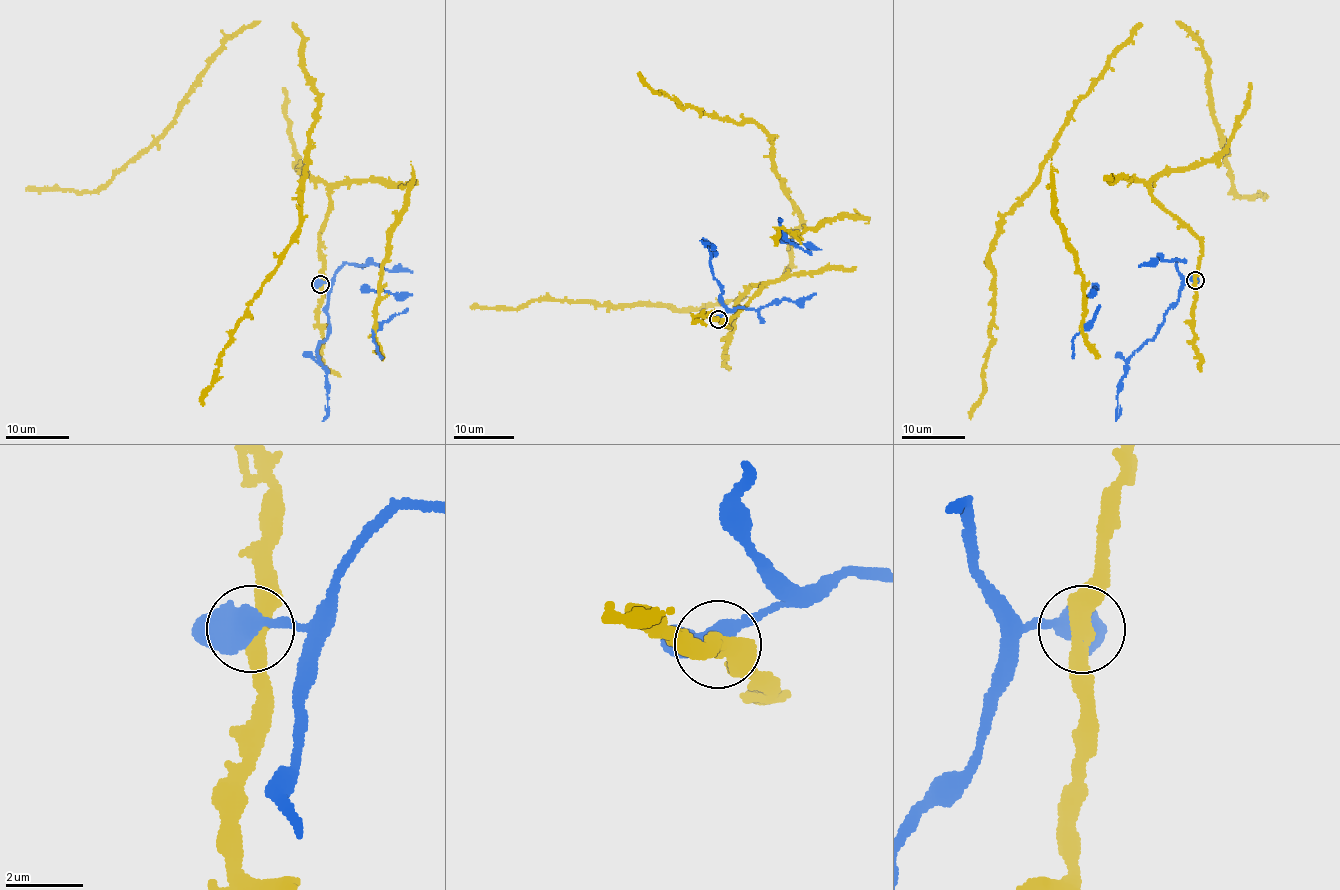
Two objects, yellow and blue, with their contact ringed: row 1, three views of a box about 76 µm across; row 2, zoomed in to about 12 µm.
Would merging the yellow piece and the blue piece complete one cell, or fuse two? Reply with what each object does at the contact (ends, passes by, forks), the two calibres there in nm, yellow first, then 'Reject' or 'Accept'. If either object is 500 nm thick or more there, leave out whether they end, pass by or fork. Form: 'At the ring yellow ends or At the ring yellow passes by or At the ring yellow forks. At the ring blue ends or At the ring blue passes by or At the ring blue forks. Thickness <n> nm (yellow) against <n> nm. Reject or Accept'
Thickness 420 nm (yellow) against 500 nm. Accept

